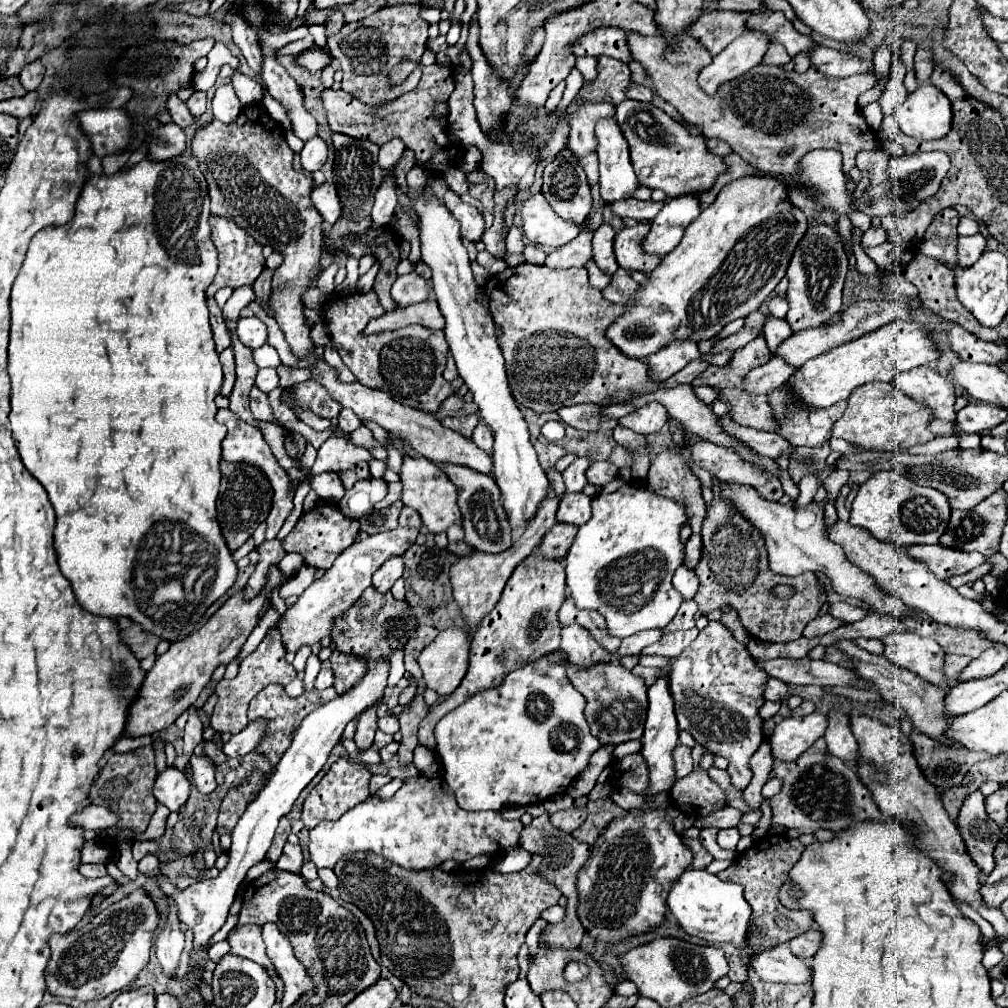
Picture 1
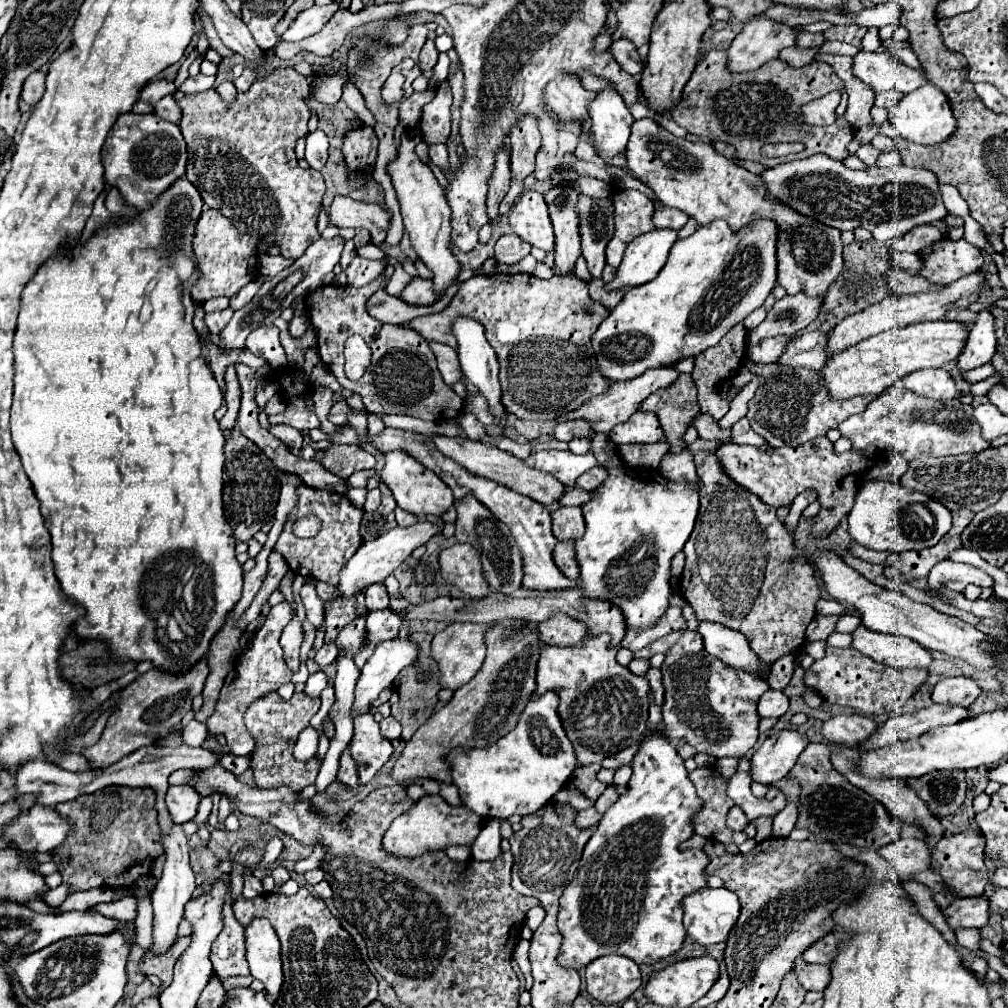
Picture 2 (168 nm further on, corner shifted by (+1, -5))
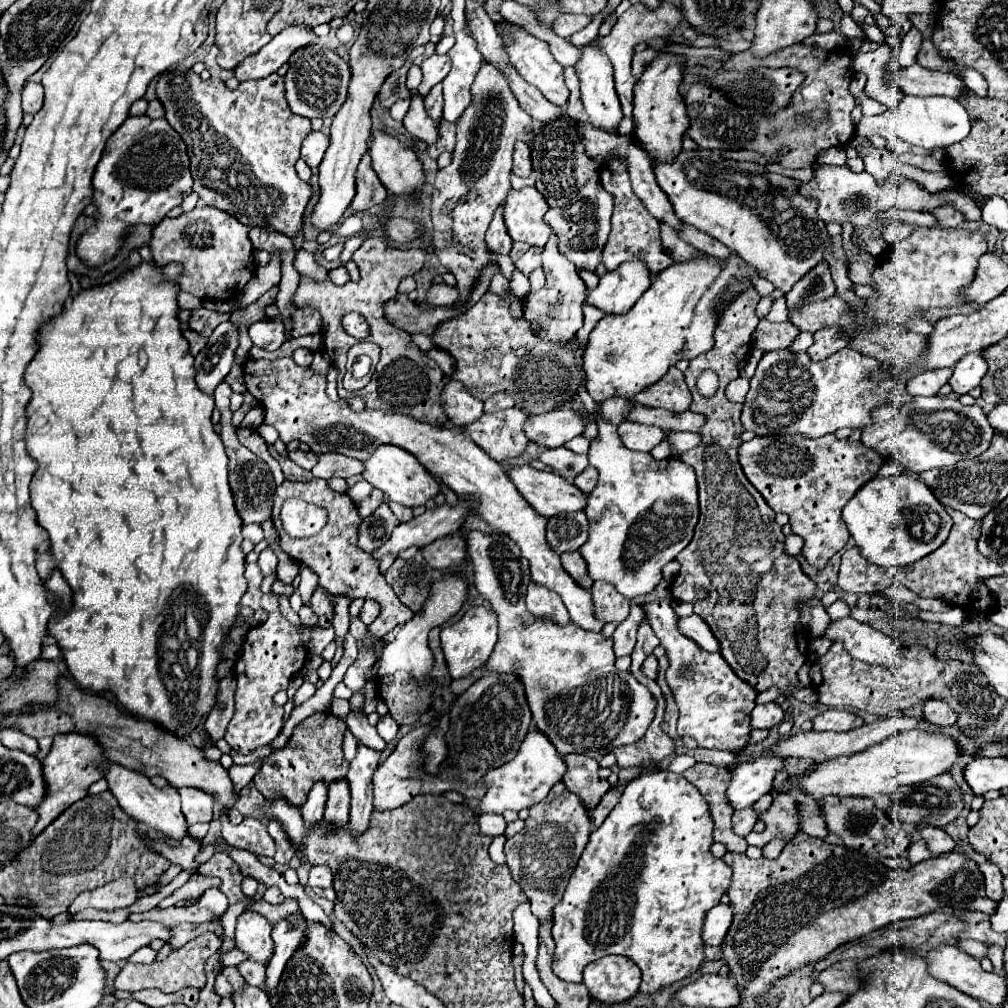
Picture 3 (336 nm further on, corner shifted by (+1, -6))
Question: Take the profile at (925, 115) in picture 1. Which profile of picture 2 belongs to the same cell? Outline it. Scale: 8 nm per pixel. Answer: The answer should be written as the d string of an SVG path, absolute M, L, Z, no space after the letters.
M933 84L921 86L919 90L913 90L907 96L903 96L903 100L895 108L891 108L889 122L895 126L895 130L905 140L915 142L915 144L925 144L925 146L941 144L945 138L949 138L949 134L957 126L957 120L953 118L953 112L951 112L951 106L947 102L947 96Z

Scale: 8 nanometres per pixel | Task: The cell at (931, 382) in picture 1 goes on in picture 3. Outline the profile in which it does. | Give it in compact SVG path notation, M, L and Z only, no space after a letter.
M939 369L939 371L921 371L913 379L907 381L907 391L915 395L937 395L937 391L949 381L953 369Z

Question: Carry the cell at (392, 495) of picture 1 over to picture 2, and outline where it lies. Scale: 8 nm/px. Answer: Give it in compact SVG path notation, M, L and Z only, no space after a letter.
M373 488L373 490L369 490L369 494L367 494L367 502L365 502L365 512L373 512L373 510L377 510L379 508L379 504L381 504L381 490L379 488Z

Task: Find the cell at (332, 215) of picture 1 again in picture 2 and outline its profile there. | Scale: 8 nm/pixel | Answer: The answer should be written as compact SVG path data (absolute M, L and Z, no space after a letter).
M335 196L329 206L329 222L337 228L367 228L375 246L385 242L389 214L377 204L357 202L349 196Z

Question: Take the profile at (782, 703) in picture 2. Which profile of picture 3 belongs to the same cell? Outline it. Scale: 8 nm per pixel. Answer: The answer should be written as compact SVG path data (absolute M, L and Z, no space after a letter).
M777 703L757 705L751 711L751 729L771 729L783 721L785 713Z

